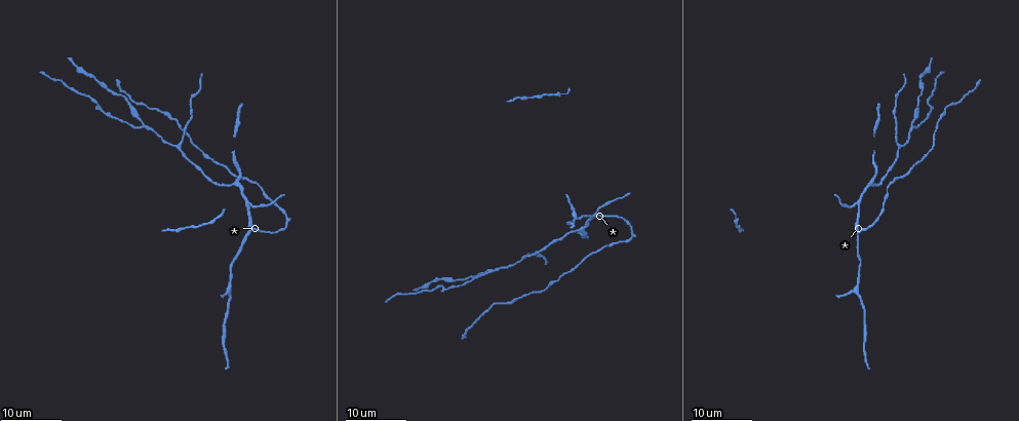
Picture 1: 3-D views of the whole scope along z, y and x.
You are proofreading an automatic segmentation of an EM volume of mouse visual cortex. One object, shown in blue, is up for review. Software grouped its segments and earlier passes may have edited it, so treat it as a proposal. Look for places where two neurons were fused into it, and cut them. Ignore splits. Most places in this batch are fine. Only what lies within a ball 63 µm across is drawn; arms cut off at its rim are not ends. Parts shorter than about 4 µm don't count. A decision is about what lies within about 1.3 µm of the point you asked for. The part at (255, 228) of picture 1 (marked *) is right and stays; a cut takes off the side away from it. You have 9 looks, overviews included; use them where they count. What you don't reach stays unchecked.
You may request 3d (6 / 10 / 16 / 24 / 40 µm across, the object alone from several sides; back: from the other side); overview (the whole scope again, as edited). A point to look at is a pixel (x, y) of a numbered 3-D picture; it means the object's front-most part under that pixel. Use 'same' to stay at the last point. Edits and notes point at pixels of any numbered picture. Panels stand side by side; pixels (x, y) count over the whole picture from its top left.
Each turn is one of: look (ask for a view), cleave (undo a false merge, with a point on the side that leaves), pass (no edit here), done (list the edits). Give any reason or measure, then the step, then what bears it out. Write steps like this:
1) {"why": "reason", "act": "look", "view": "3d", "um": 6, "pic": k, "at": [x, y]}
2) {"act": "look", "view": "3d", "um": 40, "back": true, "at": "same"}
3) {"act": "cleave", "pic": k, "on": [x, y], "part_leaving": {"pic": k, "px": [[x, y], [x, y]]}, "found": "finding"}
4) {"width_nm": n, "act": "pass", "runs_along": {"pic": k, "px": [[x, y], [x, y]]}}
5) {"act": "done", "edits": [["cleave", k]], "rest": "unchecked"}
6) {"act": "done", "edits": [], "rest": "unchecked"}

{"why": "a fork", "act": "look", "view": "3d", "um": 16, "pic": 1, "at": [580, 230]}

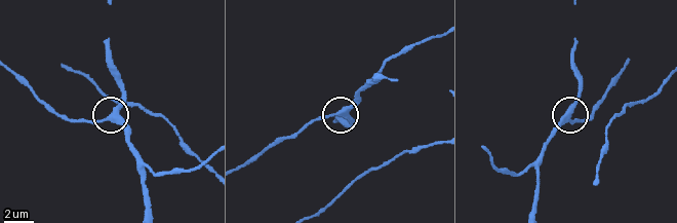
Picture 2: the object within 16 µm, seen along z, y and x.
{"why": "zoom in", "act": "look", "view": "3d", "um": 10, "pic": 2, "at": [339, 113]}

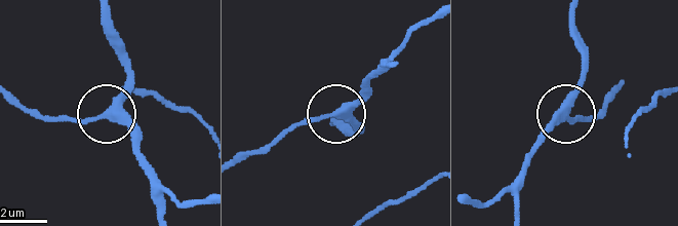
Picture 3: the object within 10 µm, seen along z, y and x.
{"width_nm": 300, "act": "pass", "runs_along": {"pic": 3, "px": [[518, 211], [528, 158], [580, 87], [584, 66]]}, "found": "continuous, no second neuron"}

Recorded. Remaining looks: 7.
{"why": "branch point", "act": "look", "view": "3d", "um": 24, "pic": 1, "at": [247, 202]}

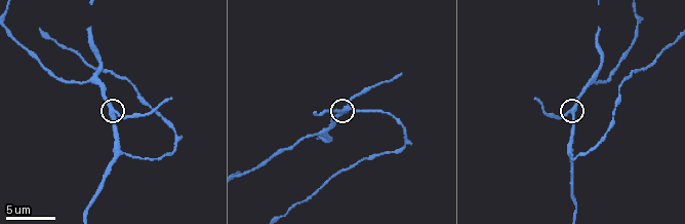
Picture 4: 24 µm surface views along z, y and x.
{"why": "zoom in", "act": "look", "view": "3d", "um": 10, "pic": 4, "at": [116, 111]}

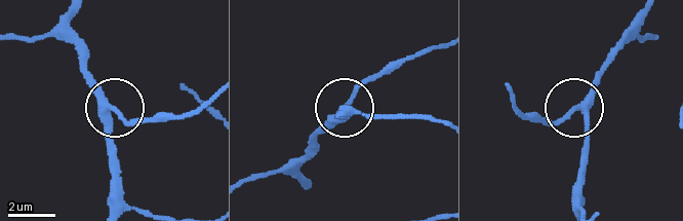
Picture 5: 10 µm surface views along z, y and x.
{"width_nm": 260, "act": "pass", "runs_along": {"pic": 5, "px": [[129, 204], [108, 117], [114, 109], [131, 121], [153, 123]]}, "found": "continuous, no second neuron"}

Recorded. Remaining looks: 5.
{"why": "branch point", "act": "look", "view": "3d", "um": 24, "pic": 1, "at": [144, 127]}

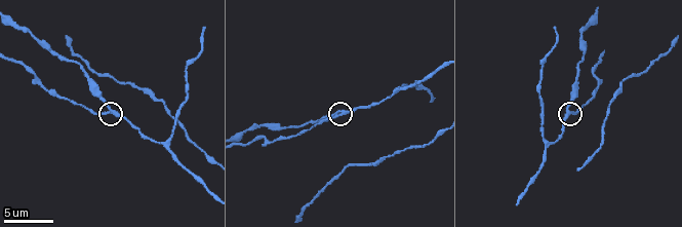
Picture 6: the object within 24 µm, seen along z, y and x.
{"why": "zoom in", "act": "look", "view": "3d", "um": 10, "pic": 6, "at": [568, 108]}

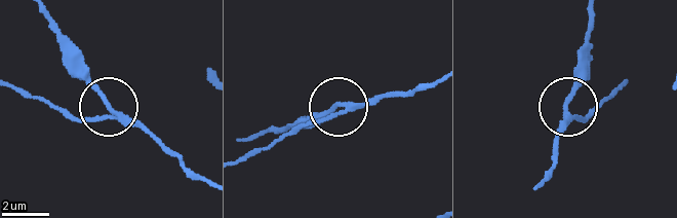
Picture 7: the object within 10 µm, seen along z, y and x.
{"act": "look", "view": "3d", "um": 6, "pic": 7, "at": [109, 111]}

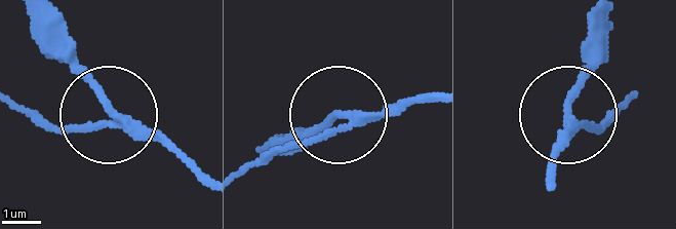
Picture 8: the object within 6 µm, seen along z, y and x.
{"arms": 3, "act": "cleave", "pic": 8, "on": [90, 76], "part_leaving": {"pic": 8, "px": [[128, 120], [76, 54], [67, 25]]}, "found": "a second neuron is stuck on"}

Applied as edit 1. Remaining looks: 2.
{"why": "sudden change in width", "act": "look", "view": "3d", "um": 6, "pic": 6, "at": [257, 138]}

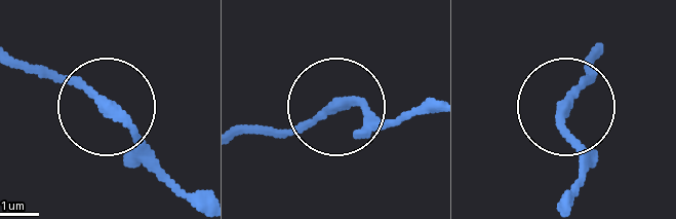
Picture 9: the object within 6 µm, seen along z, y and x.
{"act": "pass", "runs_along": {"pic": 9, "px": [[430, 104], [391, 120], [342, 104], [292, 130], [243, 134]]}, "found": "all the same neuron"}

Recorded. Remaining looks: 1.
{"act": "done", "edits": [["cleave", 8]], "rest": "unchecked"}

